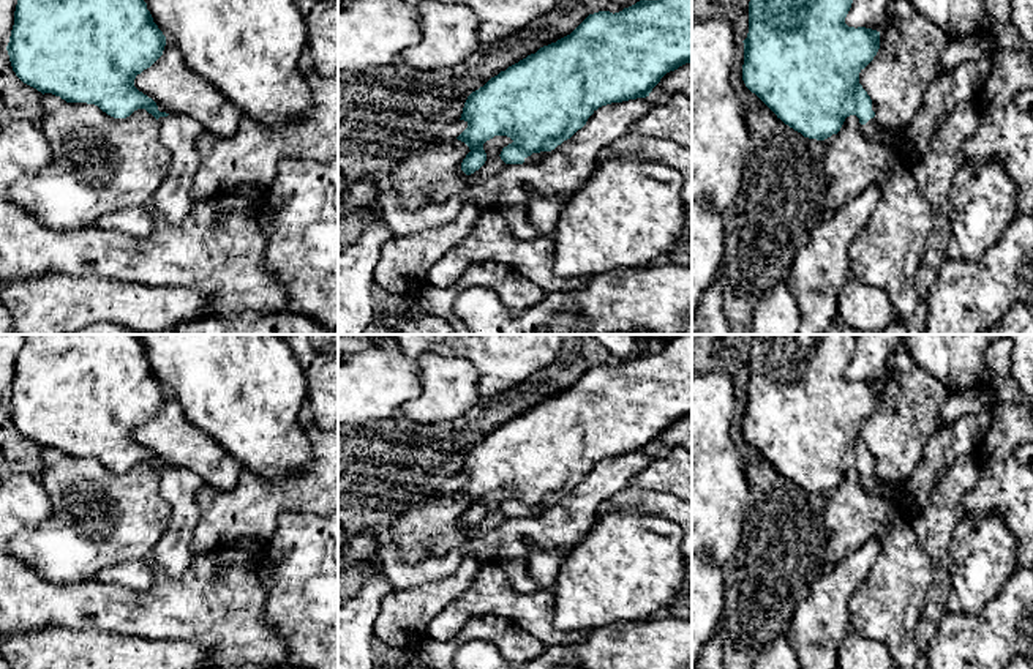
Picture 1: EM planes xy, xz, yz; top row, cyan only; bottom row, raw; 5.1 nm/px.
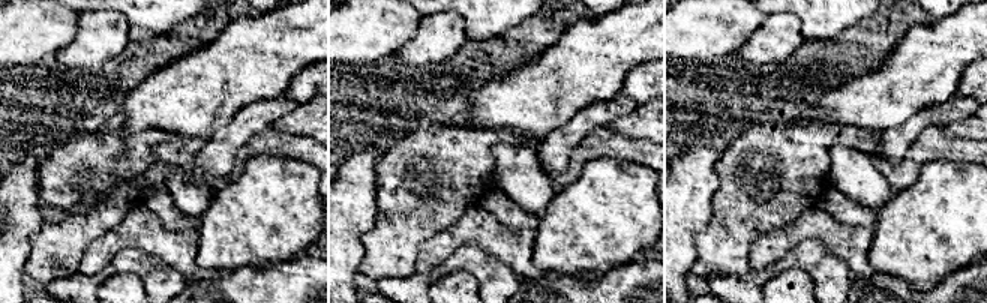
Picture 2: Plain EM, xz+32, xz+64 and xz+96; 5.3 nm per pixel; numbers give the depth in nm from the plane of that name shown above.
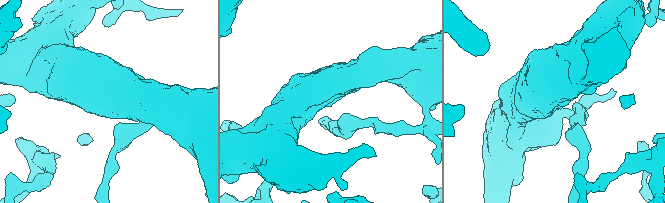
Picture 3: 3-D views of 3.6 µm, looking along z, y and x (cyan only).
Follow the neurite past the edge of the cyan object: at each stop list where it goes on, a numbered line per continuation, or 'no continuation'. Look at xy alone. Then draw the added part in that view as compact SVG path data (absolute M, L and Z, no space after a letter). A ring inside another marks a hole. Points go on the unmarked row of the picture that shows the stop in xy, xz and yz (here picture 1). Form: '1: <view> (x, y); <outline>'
1: xy (179, 486); M175 467L160 470L156 475L160 494L172 506L172 519L171 527L155 546L152 557L167 576L178 577L193 560L190 543L199 521L196 494L204 480L188 469Z

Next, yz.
1: yz (872, 483); M875 470L870 472L866 478L861 478L861 484L867 494L883 494L891 499L905 495L903 494L903 481L881 480Z

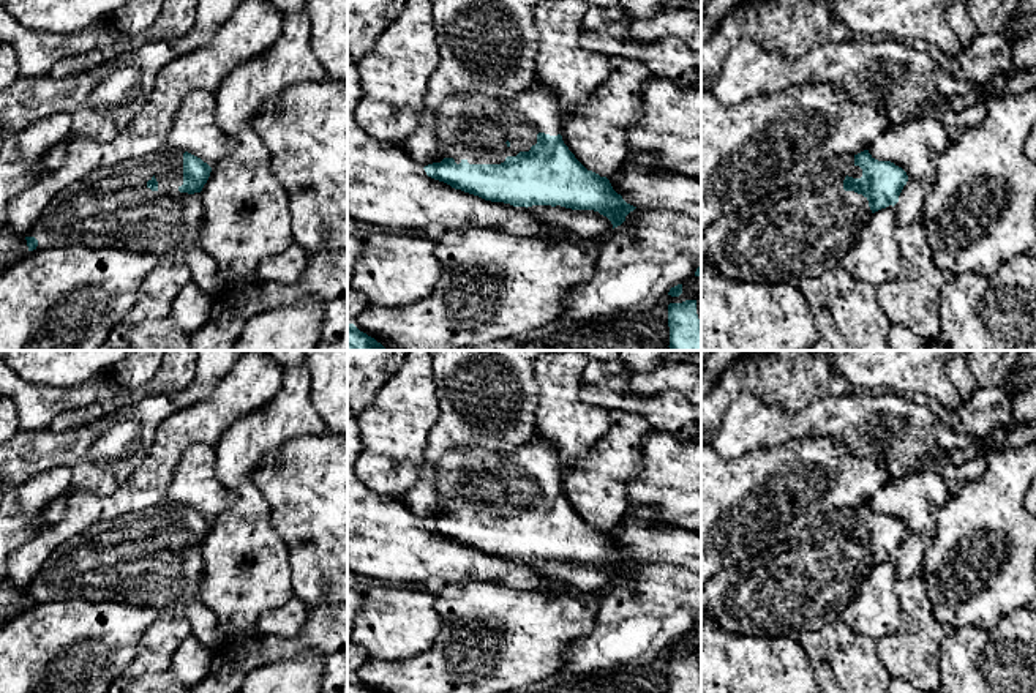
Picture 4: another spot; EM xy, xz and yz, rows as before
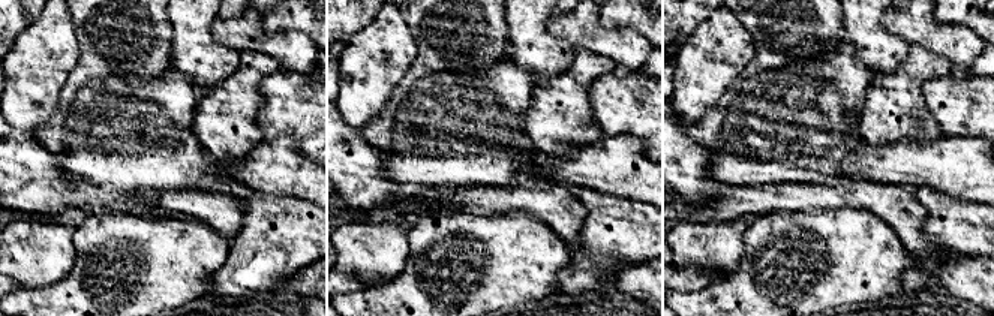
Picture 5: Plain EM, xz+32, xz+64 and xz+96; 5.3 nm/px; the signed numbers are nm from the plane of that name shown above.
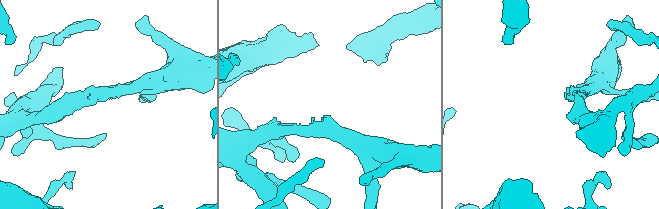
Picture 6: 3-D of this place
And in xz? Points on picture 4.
1: xz (476, 480); M537 433L532 442L523 444L520 448L509 453L497 453L472 444L466 448L453 448L444 453L436 464L437 470L444 474L439 481L437 513L453 511L456 518L466 513L469 518L501 518L507 510L516 510L520 505L529 505L537 497L537 488L545 486L557 489L562 486L564 469L554 448Z

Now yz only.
1: yz (801, 584); M829 508L812 526L790 540L750 556L741 564L725 567L715 578L701 587L701 622L714 619L722 630L745 636L799 636L805 631L816 631L821 627L840 619L872 570L867 551L843 543L845 530L861 532L862 523L854 518L854 508Z

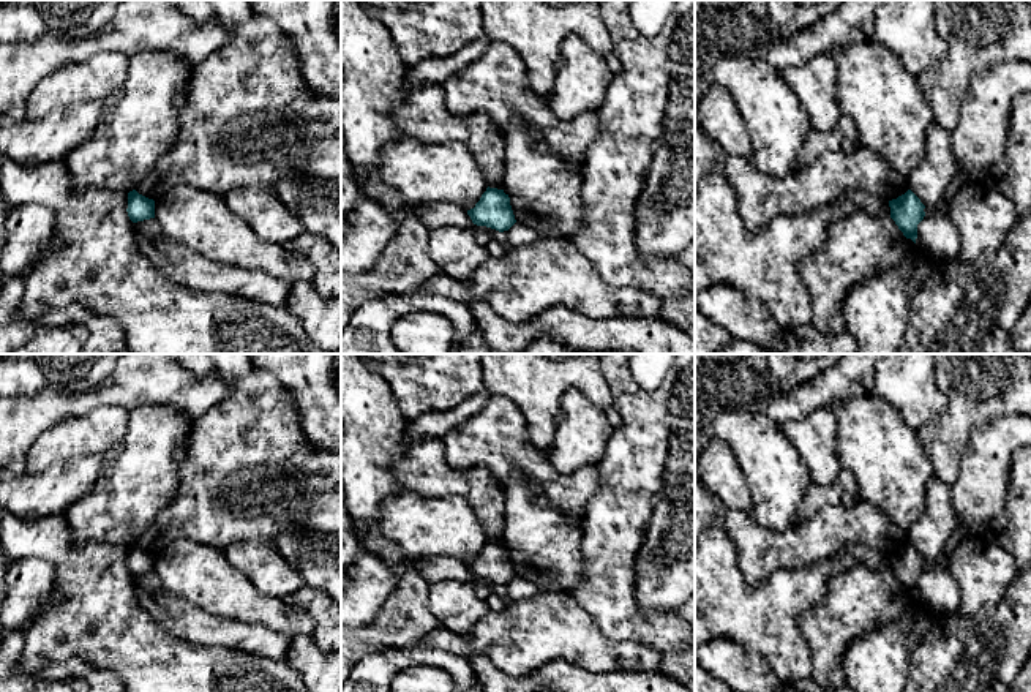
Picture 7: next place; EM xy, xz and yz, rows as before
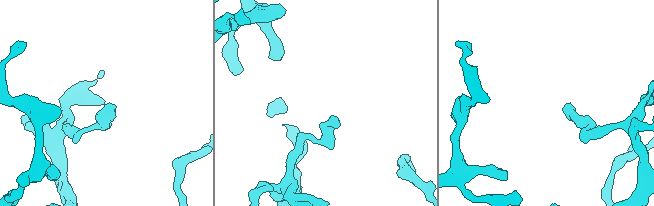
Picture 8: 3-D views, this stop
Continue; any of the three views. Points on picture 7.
no continuation

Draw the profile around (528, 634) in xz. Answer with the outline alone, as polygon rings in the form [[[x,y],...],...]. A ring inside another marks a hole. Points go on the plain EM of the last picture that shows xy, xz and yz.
[[[568,592],[508,600],[505,610],[489,611],[472,632],[463,635],[441,626],[420,646],[461,657],[486,656],[510,676],[527,675],[556,659],[594,673],[662,670],[658,651],[609,640]]]

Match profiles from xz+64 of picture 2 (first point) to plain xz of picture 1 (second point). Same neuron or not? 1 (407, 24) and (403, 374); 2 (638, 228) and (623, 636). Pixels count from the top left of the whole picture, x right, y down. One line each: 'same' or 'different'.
1: same
2: different

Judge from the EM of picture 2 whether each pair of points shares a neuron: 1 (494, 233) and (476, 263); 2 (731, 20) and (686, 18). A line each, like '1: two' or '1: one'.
1: two
2: one

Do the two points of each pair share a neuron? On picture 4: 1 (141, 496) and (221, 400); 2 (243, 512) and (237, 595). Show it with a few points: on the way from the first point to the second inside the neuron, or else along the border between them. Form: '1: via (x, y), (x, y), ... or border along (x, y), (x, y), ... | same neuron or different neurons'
1: via (155, 472), (161, 460), (198, 423) | same neuron
2: via (243, 532), (237, 575) | same neuron

